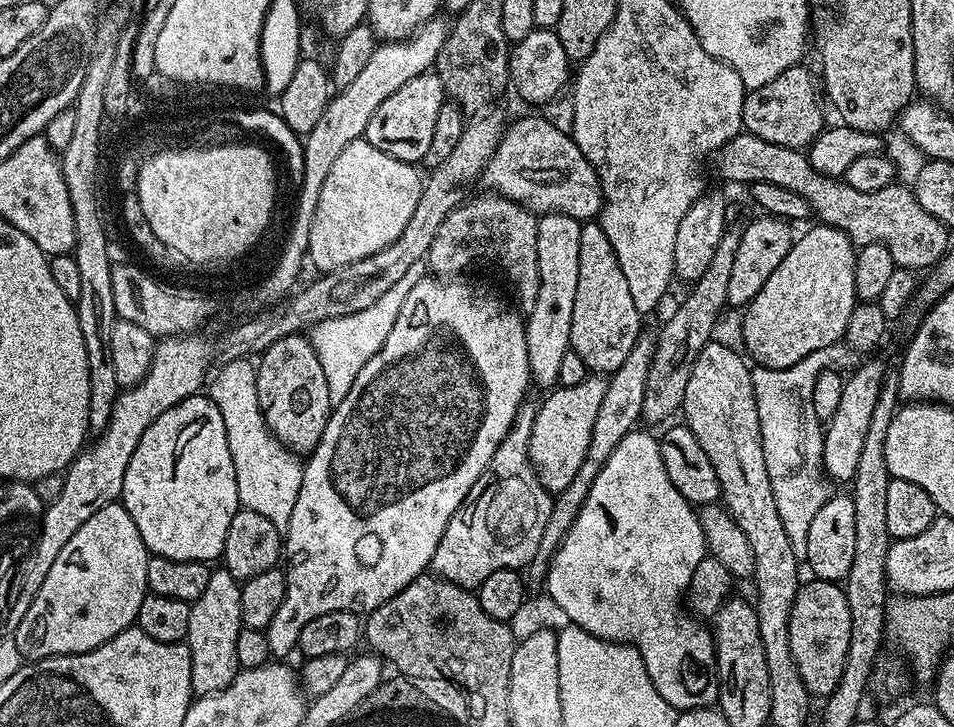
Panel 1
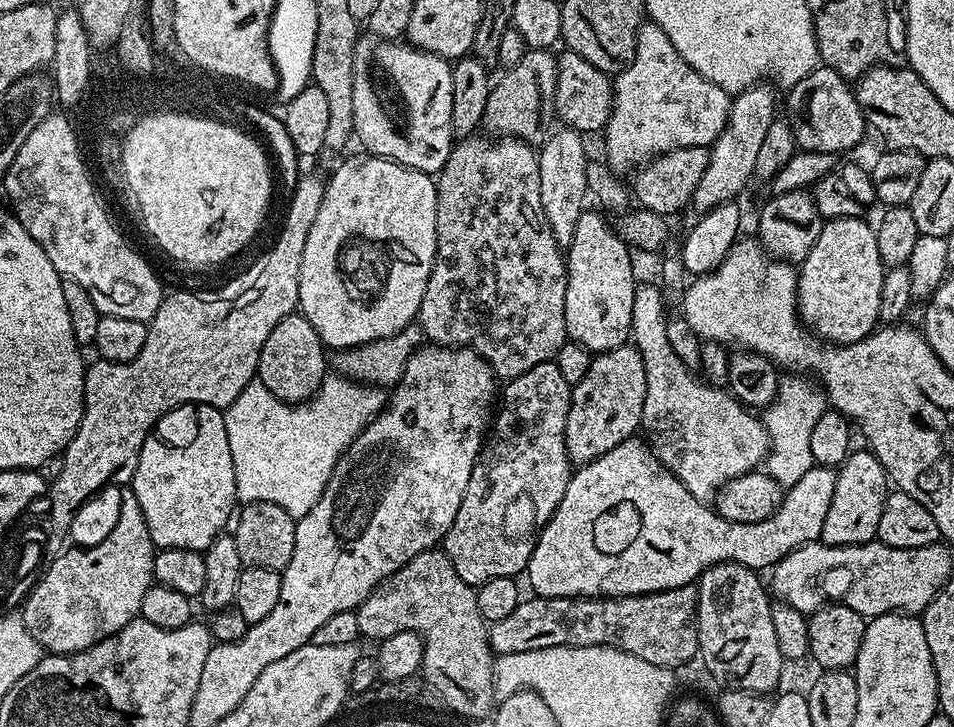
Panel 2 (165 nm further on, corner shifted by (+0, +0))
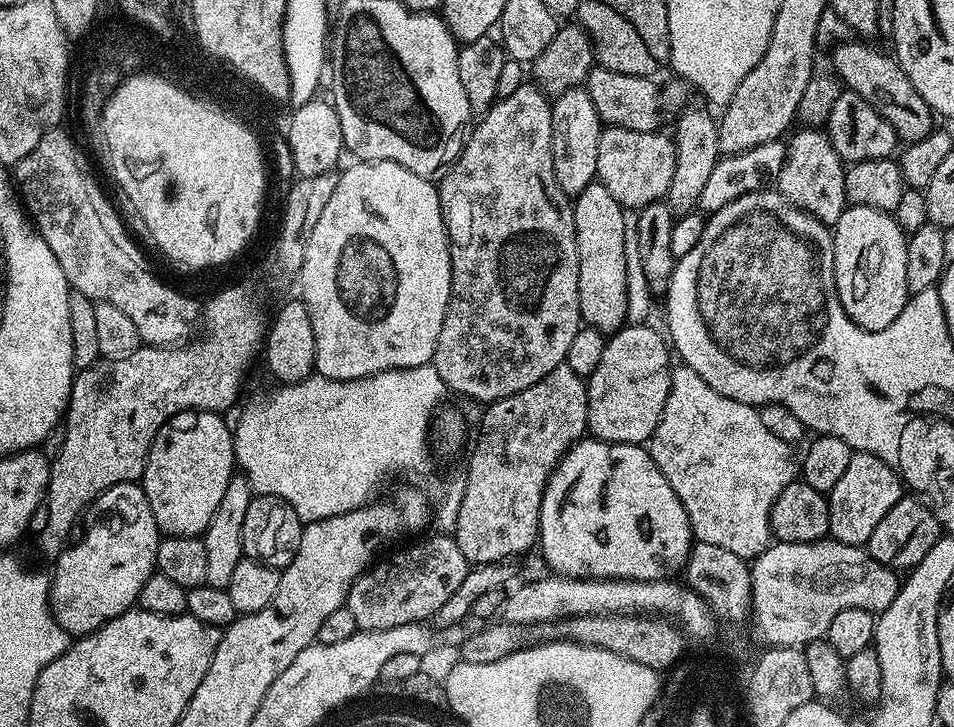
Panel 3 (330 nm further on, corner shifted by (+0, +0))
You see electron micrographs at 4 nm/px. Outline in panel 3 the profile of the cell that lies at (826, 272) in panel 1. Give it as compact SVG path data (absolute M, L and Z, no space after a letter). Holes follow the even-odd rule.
M854 204L845 207L844 213L840 215L838 222L832 228L832 241L834 242L836 293L846 314L859 328L865 328L868 332L886 330L886 326L890 326L890 322L894 322L894 318L902 314L910 295L906 282L908 236L904 229L898 226L893 213Z

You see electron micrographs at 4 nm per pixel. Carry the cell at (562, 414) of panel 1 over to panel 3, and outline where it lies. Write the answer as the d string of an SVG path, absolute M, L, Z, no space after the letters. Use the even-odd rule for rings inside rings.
M647 323L631 324L620 329L618 332L613 332L607 337L604 349L602 350L602 358L598 361L598 367L595 368L594 374L586 377L588 386L588 432L591 433L595 439L604 440L607 444L639 444L643 445L645 442L652 439L654 430L658 426L658 422L662 418L662 410L666 406L666 398L670 394L670 378L672 377L673 365L668 364L668 352L670 356L670 344L666 339L663 331L655 332L654 329L648 328Z

